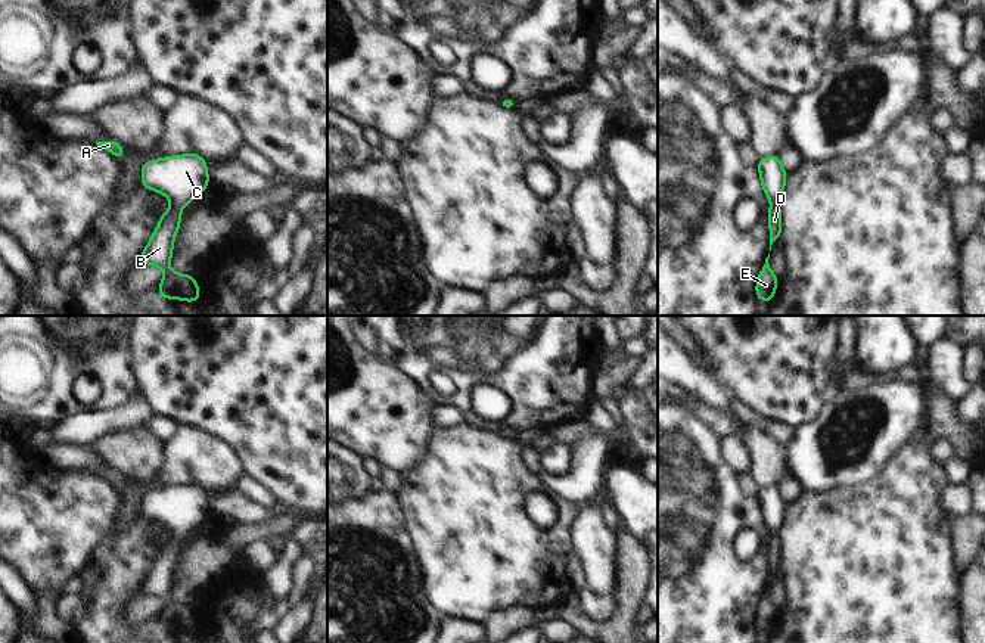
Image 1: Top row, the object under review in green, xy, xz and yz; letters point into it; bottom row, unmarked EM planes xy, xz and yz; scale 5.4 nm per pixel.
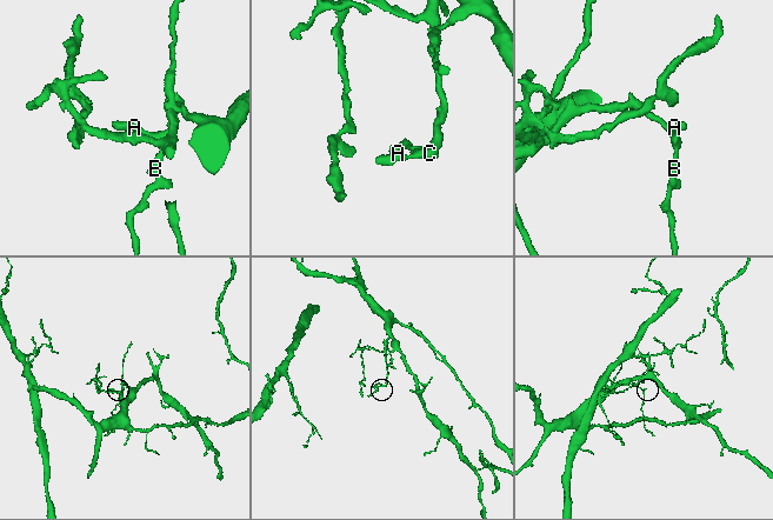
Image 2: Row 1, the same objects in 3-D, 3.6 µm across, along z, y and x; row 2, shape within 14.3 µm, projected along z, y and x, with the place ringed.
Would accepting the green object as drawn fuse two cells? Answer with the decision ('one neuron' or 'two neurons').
one neuron

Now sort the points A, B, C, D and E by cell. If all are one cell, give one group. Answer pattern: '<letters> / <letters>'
A B C D E

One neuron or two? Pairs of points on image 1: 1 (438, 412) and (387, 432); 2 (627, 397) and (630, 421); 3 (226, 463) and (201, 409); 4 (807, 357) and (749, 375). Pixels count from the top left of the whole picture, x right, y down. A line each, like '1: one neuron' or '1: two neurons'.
1: two neurons
2: one neuron
3: two neurons
4: one neuron

